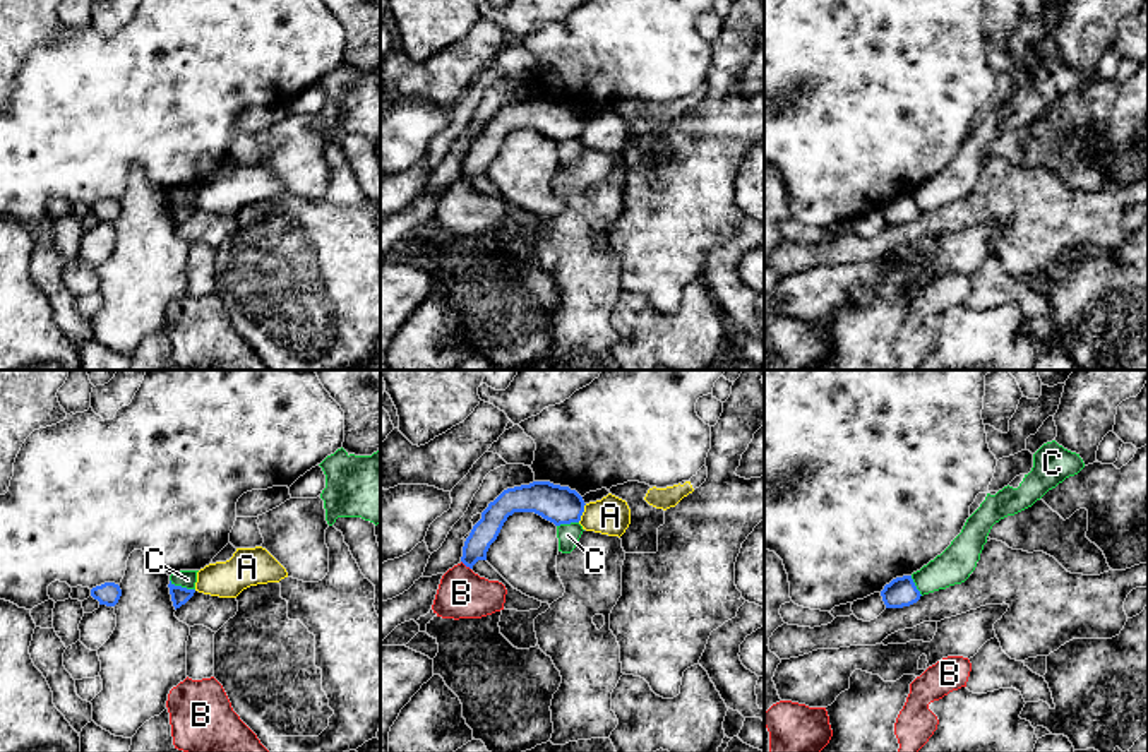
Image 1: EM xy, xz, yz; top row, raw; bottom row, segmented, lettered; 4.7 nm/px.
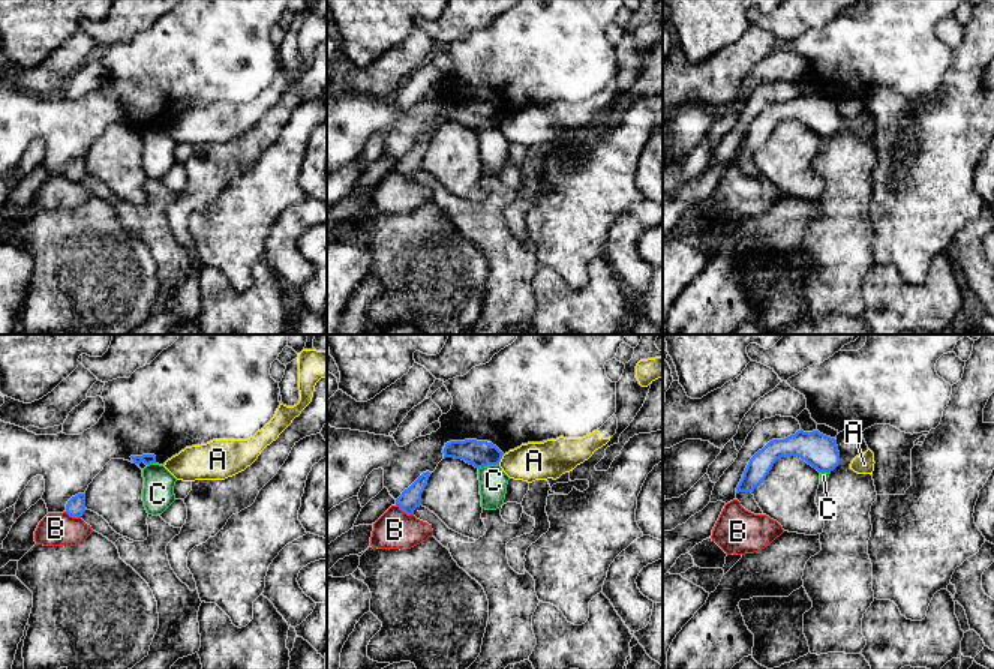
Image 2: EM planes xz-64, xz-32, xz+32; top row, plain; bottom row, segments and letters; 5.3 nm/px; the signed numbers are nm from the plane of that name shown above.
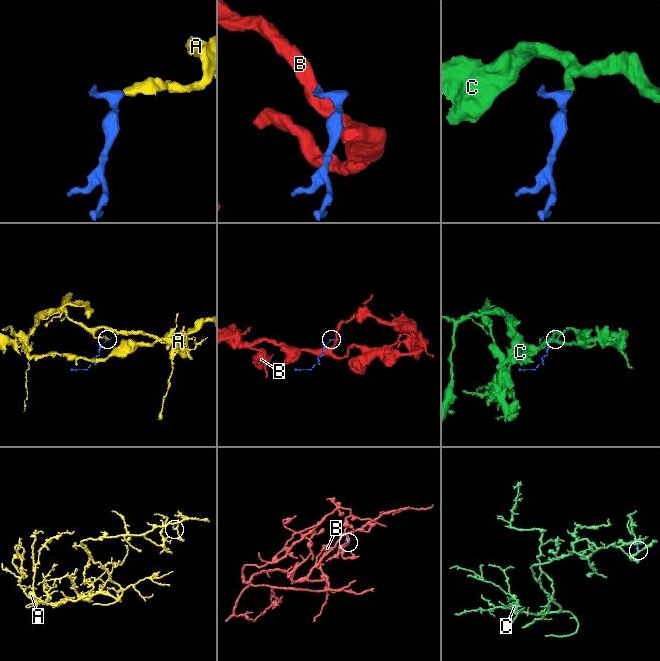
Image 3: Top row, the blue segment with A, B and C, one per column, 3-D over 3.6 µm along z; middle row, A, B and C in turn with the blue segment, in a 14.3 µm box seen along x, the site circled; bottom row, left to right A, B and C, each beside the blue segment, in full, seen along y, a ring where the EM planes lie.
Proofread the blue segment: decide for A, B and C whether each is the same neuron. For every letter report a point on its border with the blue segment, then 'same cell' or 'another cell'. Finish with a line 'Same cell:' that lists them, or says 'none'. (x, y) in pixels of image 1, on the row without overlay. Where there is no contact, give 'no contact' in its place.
A: meets blue in xz at (583, 127); another cell
B: meets blue in xz at (466, 182); another cell
C: meets blue in xy at (180, 202); another cell
Same cell: none

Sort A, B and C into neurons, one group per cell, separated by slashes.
A / B / C

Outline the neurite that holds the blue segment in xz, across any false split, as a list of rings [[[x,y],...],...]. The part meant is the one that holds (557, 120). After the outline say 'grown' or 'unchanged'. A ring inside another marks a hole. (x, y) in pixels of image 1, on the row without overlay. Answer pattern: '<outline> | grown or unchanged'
[[[533,98],[507,104],[481,128],[481,135],[464,158],[461,178],[473,185],[478,176],[487,176],[490,161],[514,128],[535,128],[560,142],[579,139],[584,122],[583,113],[576,106],[550,98]]] | unchanged

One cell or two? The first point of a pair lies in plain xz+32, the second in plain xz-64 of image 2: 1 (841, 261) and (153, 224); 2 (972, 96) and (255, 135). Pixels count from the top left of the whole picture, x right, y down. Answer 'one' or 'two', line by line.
1: one
2: two

